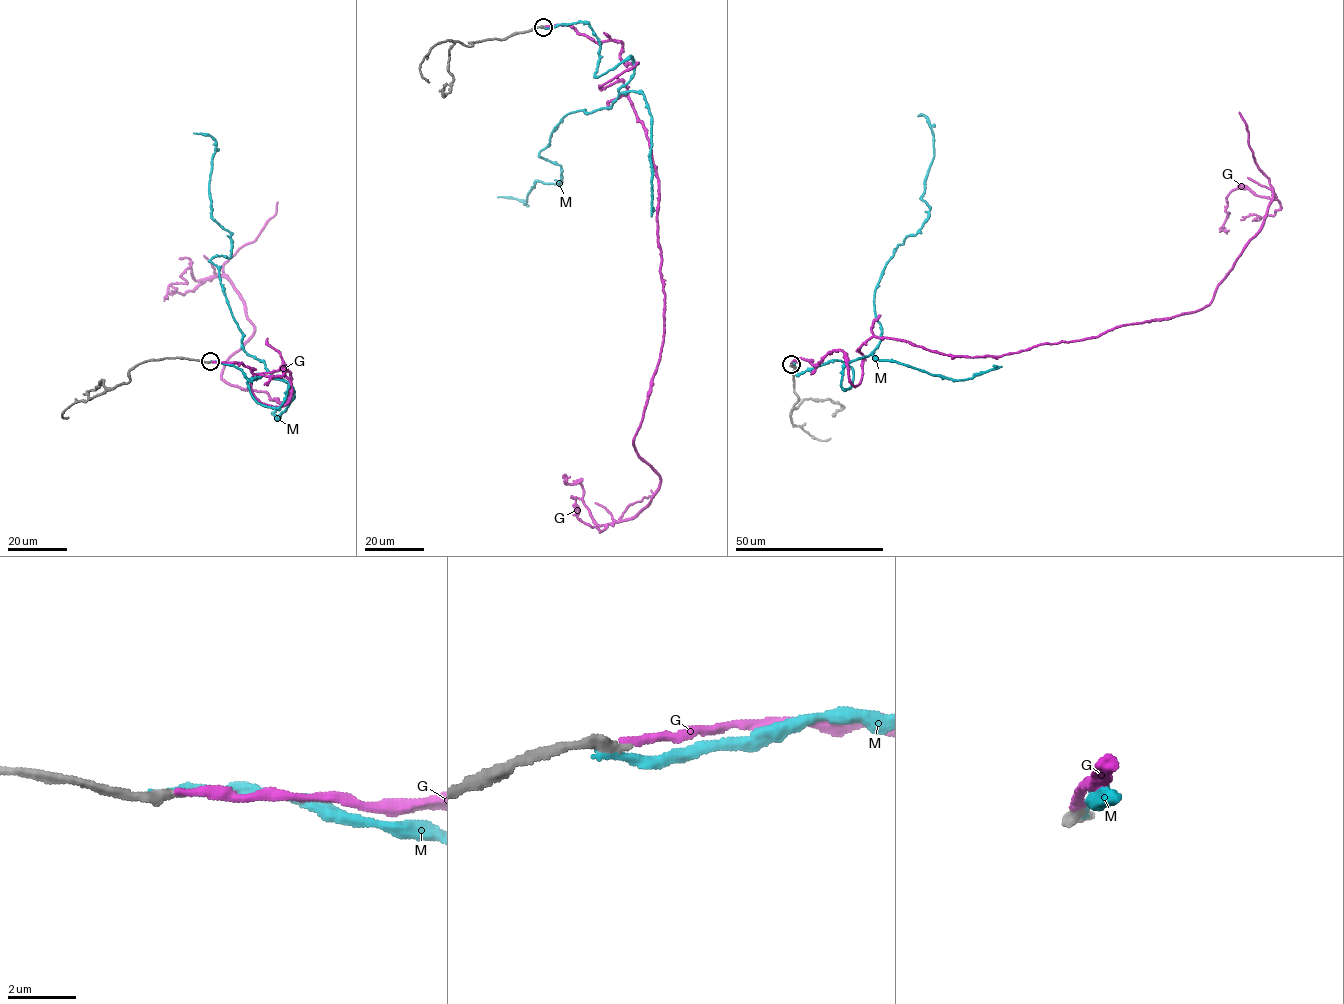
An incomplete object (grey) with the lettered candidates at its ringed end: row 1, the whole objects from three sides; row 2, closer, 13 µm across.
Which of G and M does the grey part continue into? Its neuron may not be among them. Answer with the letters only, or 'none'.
G

